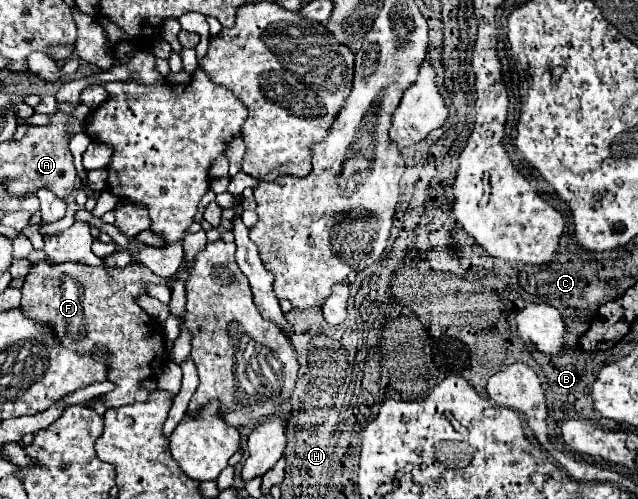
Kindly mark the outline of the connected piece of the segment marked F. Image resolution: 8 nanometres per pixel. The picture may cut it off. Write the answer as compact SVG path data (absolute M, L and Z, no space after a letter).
M198 231L198 233L190 233L184 239L184 259L182 265L178 267L178 271L172 277L158 277L156 273L152 273L146 265L142 263L130 263L124 269L106 269L106 267L90 267L84 263L64 263L64 265L56 265L56 267L46 267L46 261L36 263L36 267L30 271L30 275L26 277L26 283L22 287L22 303L20 309L24 311L24 315L28 315L28 319L38 321L46 327L52 327L52 331L56 333L56 339L60 341L60 345L80 353L80 355L96 355L96 347L104 345L108 349L106 353L106 365L108 365L108 381L114 383L114 391L108 391L106 395L100 395L92 401L92 409L98 415L104 415L106 409L110 407L122 407L122 405L130 405L136 401L148 401L150 391L146 387L142 387L144 381L154 379L158 375L158 371L162 369L162 365L168 361L168 349L164 343L164 333L162 333L162 325L160 321L152 319L138 303L136 299L140 295L148 293L148 287L152 283L156 285L166 285L168 289L174 287L176 281L186 283L188 275L192 271L192 263L196 253L200 253L200 249L206 247L206 231Z

